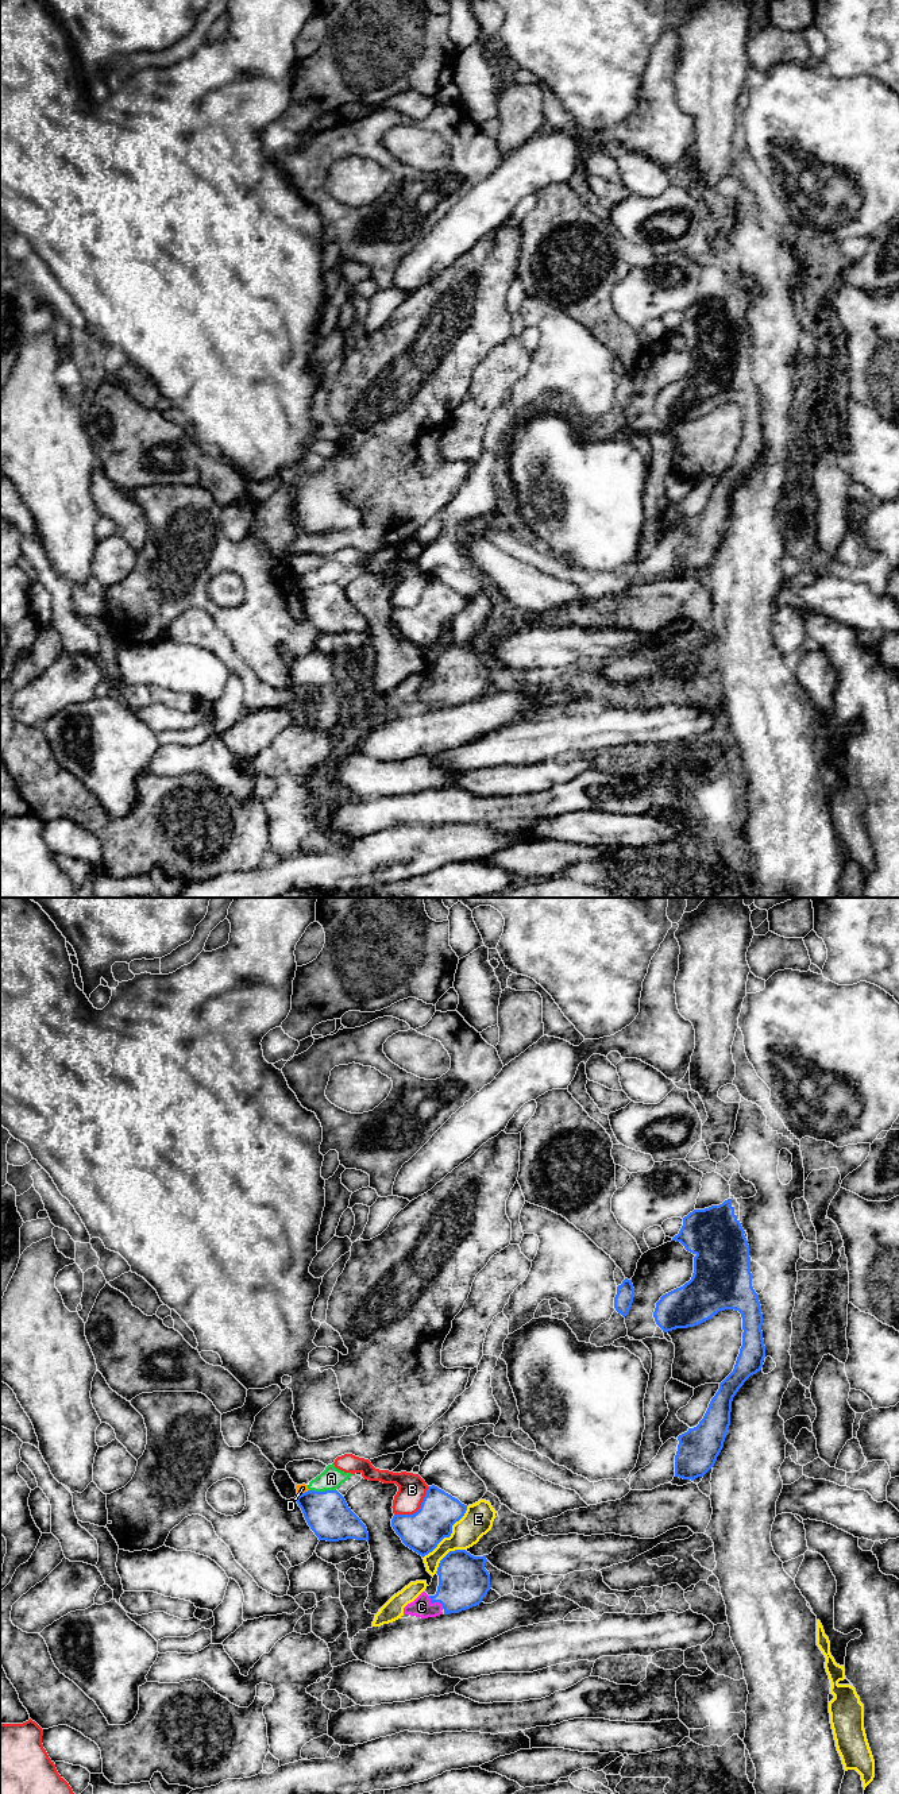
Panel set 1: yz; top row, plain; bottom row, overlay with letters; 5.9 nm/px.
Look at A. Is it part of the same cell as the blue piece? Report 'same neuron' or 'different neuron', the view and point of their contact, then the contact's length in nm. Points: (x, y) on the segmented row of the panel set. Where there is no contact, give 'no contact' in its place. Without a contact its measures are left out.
different neuron | yz (323, 1492) | 160 nm

